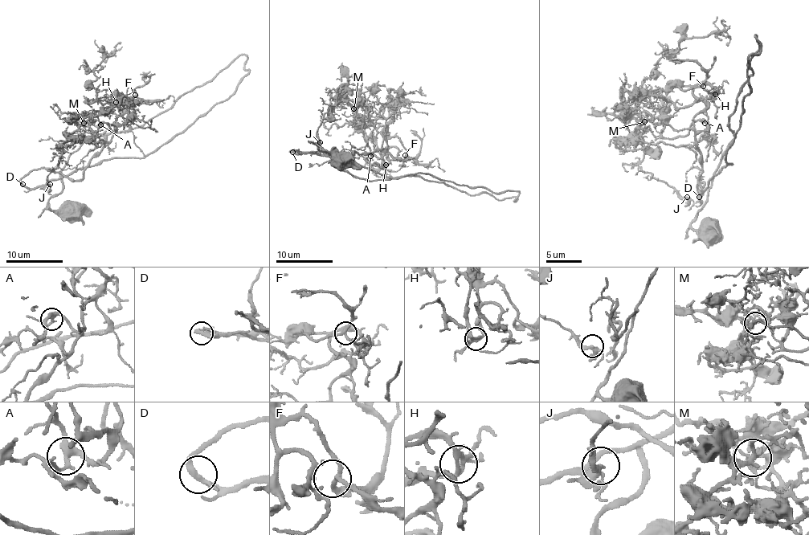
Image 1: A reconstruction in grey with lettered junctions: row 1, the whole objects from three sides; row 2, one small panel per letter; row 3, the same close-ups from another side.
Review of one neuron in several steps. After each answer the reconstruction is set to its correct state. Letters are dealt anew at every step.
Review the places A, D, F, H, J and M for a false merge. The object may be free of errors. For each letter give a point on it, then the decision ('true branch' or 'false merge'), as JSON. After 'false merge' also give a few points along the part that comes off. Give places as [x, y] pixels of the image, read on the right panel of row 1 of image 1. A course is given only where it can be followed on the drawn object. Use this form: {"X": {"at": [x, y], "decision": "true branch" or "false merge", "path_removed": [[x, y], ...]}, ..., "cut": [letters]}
{"A": {"at": [704, 123], "decision": "true branch"}, "D": {"at": [699, 197], "decision": "true branch"}, "F": {"at": [703, 86], "decision": "true branch"}, "H": {"at": [715, 94], "decision": "true branch"}, "J": {"at": [687, 197], "decision": "true branch"}, "M": {"at": [644, 121], "decision": "true branch"}, "cut": []}

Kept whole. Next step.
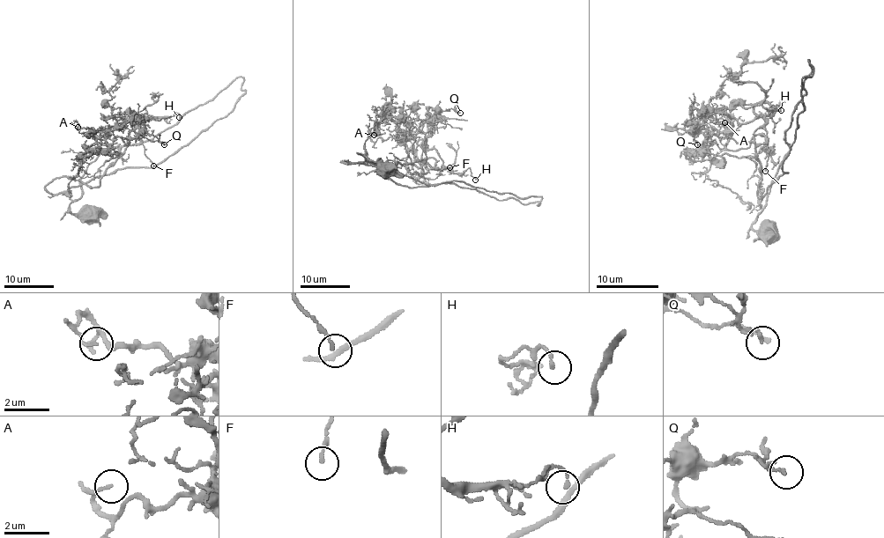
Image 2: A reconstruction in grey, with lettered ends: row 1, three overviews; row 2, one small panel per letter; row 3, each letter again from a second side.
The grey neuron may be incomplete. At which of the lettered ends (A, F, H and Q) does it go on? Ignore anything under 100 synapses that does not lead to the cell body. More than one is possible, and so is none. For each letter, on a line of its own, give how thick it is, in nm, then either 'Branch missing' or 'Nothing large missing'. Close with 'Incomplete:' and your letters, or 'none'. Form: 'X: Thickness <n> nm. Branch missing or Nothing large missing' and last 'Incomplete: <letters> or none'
A: Thickness 90 nm. Nothing large missing
F: Thickness 150 nm. Nothing large missing
H: Thickness 140 nm. Nothing large missing
Q: Thickness 130 nm. Nothing large missing
Incomplete: none

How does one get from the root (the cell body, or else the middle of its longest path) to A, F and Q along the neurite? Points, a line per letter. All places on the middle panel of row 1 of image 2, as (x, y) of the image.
A: (384, 167), (366, 158), (378, 168), (422, 161), (420, 167), (412, 162), (404, 136), (373, 141), (374, 135)
F: (384, 167), (366, 158), (378, 168), (384, 164), (413, 164), (424, 158), (433, 168), (449, 167)
Q: (384, 167), (366, 158), (378, 168), (422, 159), (424, 124), (439, 121), (436, 115), (445, 110), (460, 113)

